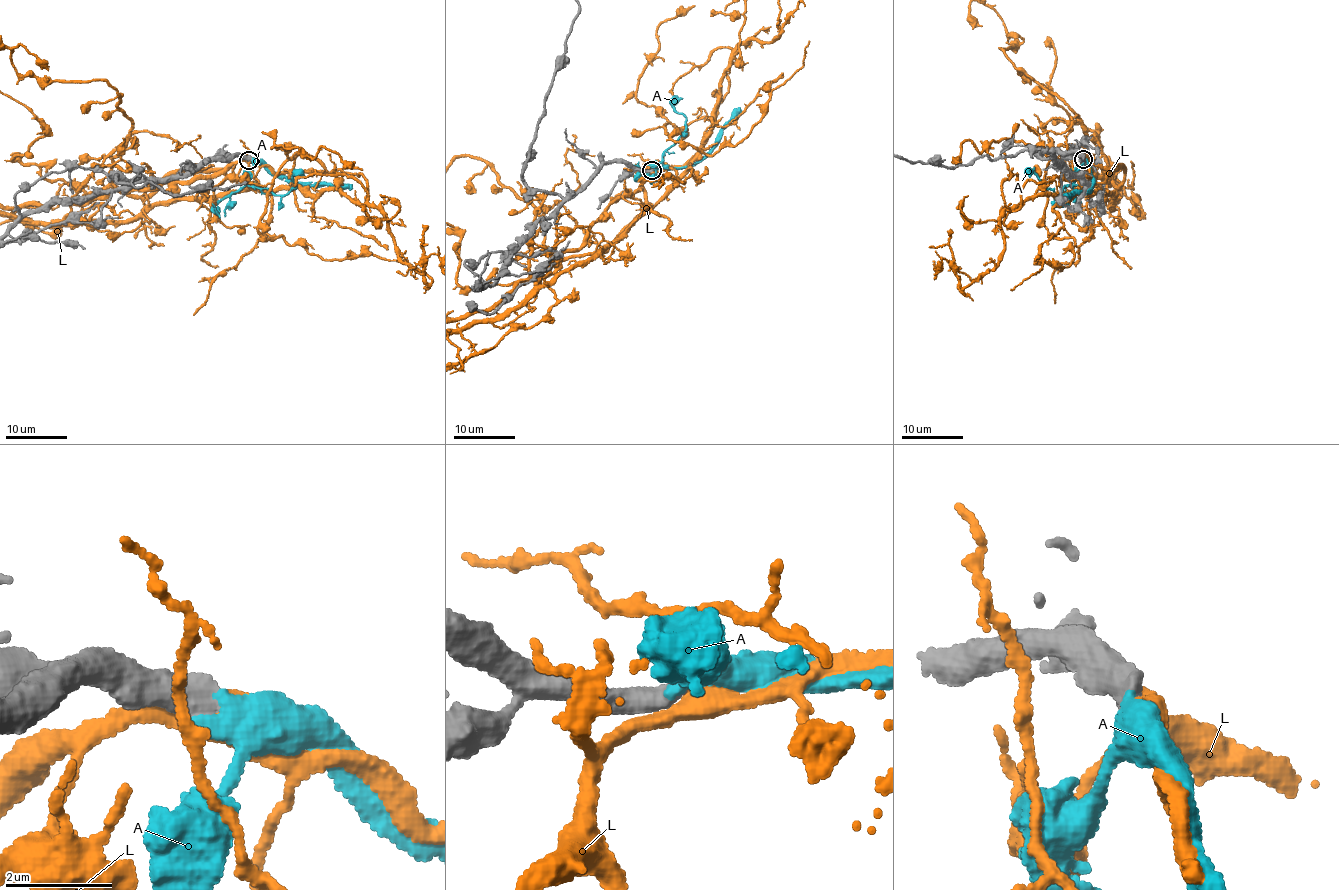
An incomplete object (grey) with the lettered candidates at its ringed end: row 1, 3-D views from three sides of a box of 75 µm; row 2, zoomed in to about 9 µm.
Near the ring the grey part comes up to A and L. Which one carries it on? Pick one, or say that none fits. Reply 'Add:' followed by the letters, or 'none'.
Add: A

